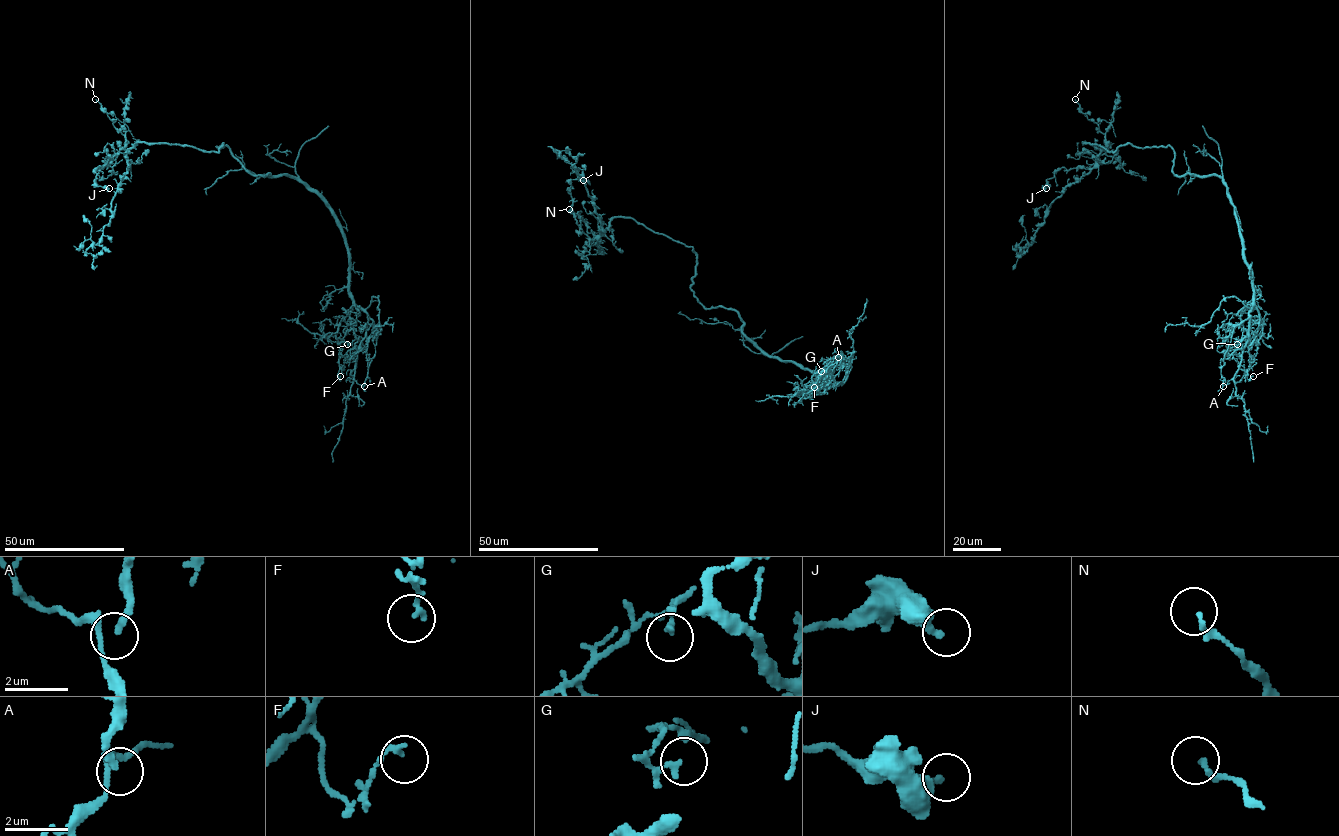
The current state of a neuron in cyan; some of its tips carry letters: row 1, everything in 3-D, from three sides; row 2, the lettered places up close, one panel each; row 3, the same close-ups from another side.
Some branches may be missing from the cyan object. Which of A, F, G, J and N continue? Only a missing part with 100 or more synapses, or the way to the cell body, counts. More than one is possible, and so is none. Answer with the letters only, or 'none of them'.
none of them

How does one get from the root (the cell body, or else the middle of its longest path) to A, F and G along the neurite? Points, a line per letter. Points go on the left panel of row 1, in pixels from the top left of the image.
A: (262, 175), (290, 175), (300, 180), (330, 210), (347, 250), (349, 295), (377, 329), (375, 353), (364, 386)
F: (262, 175), (290, 175), (302, 181), (330, 209), (344, 239), (352, 308), (336, 335), (340, 346), (340, 376)
G: (262, 175), (300, 180), (330, 209), (348, 257), (352, 308), (346, 335), (337, 343), (347, 344)

